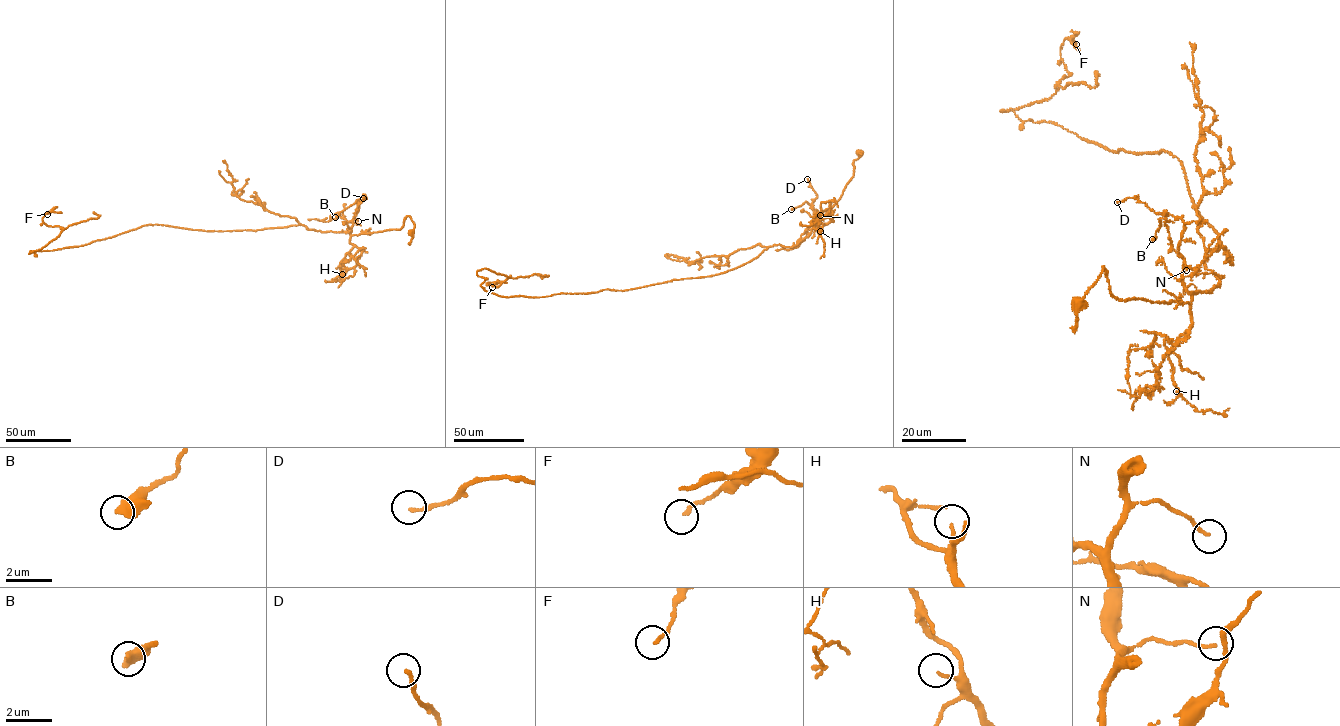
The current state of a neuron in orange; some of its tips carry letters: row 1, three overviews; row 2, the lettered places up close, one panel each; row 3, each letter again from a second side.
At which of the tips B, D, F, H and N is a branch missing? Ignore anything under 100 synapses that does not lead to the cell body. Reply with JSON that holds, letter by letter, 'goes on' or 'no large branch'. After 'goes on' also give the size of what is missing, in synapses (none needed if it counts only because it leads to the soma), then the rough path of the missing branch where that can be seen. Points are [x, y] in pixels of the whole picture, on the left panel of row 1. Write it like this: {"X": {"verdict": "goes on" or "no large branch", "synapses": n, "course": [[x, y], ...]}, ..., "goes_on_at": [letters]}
{"B": {"verdict": "no large branch"}, "D": {"verdict": "no large branch"}, "F": {"verdict": "no large branch"}, "H": {"verdict": "no large branch"}, "N": {"verdict": "no large branch"}, "goes_on_at": []}

